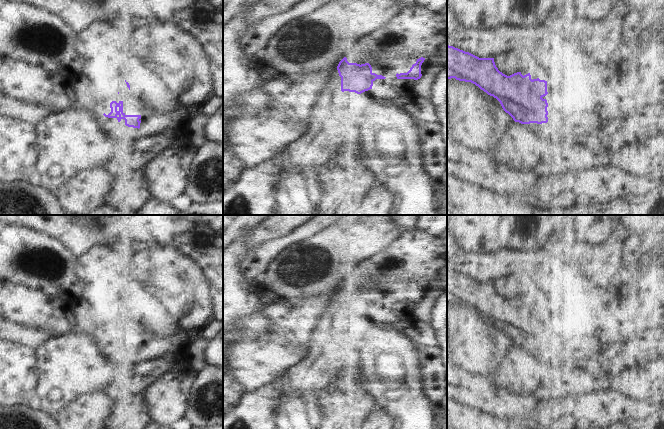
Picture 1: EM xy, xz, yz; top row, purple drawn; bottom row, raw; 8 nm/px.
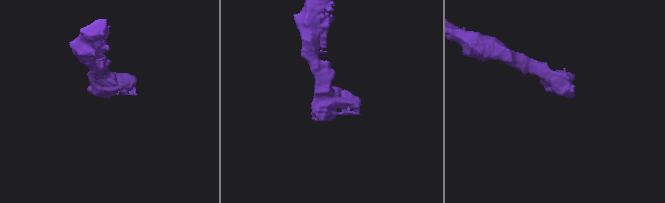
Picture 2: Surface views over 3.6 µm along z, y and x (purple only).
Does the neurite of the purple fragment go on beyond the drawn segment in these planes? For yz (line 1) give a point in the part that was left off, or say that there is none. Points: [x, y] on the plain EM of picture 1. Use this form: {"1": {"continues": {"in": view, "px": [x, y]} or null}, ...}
{"1": {"continues": {"in": "yz", "px": [563, 347]}}}

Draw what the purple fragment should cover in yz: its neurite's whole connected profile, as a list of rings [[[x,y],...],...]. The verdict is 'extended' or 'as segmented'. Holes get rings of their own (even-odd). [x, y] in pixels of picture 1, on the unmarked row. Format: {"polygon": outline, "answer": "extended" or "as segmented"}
{"polygon": [[[447,269],[447,303],[451,302],[471,306],[496,322],[515,346],[546,347],[552,360],[568,357],[591,360],[604,344],[603,341],[595,344],[591,338],[574,340],[572,334],[557,334],[554,341],[548,341],[548,327],[543,322],[548,318],[547,305],[532,304],[530,297],[507,300],[498,294],[494,282],[479,282]]], "answer": "extended"}

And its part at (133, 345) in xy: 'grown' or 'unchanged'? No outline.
grown

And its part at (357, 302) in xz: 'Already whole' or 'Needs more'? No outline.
Needs more

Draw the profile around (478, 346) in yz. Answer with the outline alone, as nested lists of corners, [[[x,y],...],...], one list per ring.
[[[456,304],[451,325],[450,359],[474,376],[494,372],[514,346],[496,322],[471,306]]]

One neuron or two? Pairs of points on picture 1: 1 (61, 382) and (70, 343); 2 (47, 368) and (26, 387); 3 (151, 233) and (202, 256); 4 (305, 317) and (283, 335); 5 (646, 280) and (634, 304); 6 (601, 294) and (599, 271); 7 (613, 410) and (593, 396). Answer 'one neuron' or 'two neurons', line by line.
1: one neuron
2: two neurons
3: two neurons
4: one neuron
5: two neurons
6: two neurons
7: one neuron

